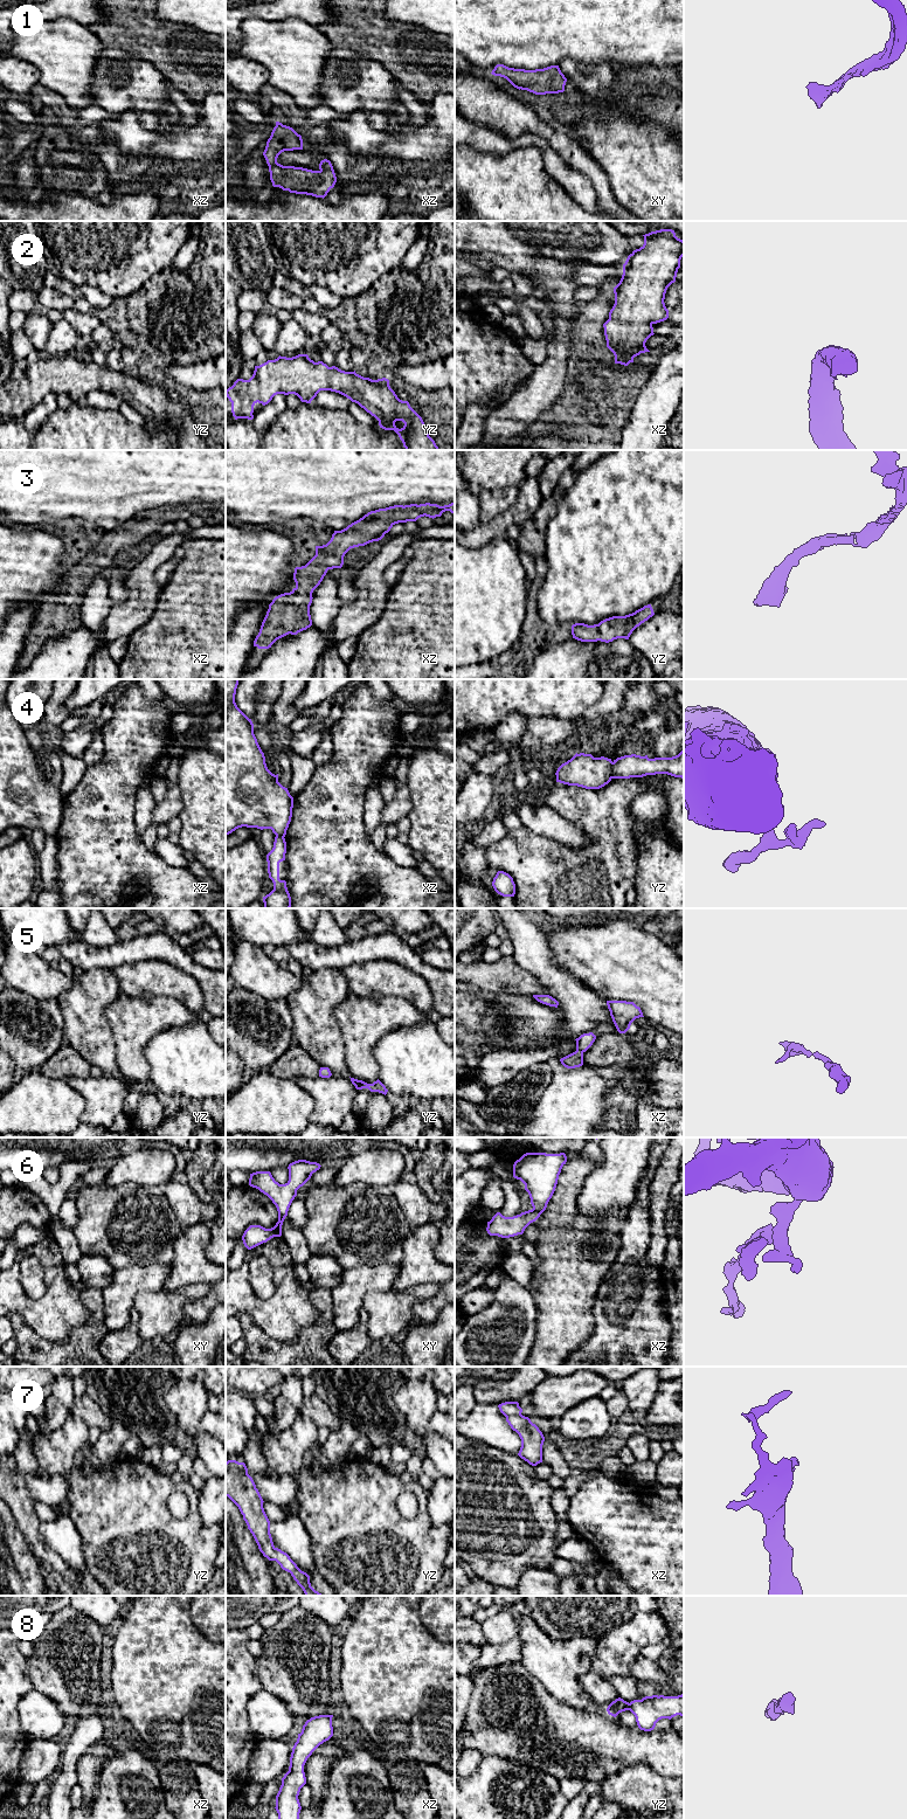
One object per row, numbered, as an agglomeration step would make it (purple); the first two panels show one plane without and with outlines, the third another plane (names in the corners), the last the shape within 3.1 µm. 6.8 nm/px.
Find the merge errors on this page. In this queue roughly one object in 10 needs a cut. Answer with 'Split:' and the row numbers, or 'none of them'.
Split: 4

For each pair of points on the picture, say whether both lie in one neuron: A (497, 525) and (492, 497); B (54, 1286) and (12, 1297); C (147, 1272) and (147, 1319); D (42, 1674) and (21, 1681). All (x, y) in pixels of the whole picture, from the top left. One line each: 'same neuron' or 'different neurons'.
A: different neurons
B: same neuron
C: different neurons
D: different neurons

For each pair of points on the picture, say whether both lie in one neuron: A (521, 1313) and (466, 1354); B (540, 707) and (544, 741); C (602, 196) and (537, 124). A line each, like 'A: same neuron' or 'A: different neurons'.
A: same neuron
B: different neurons
C: same neuron

